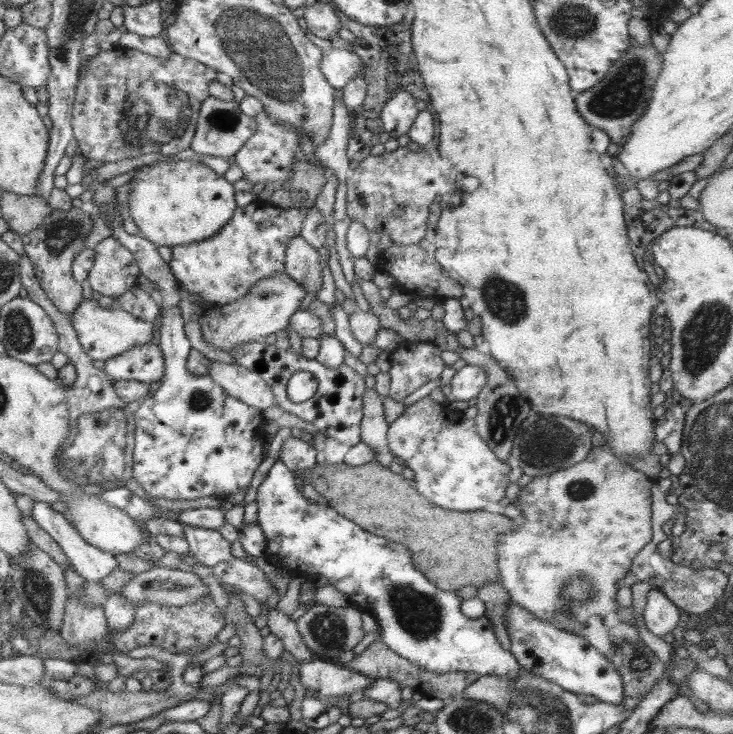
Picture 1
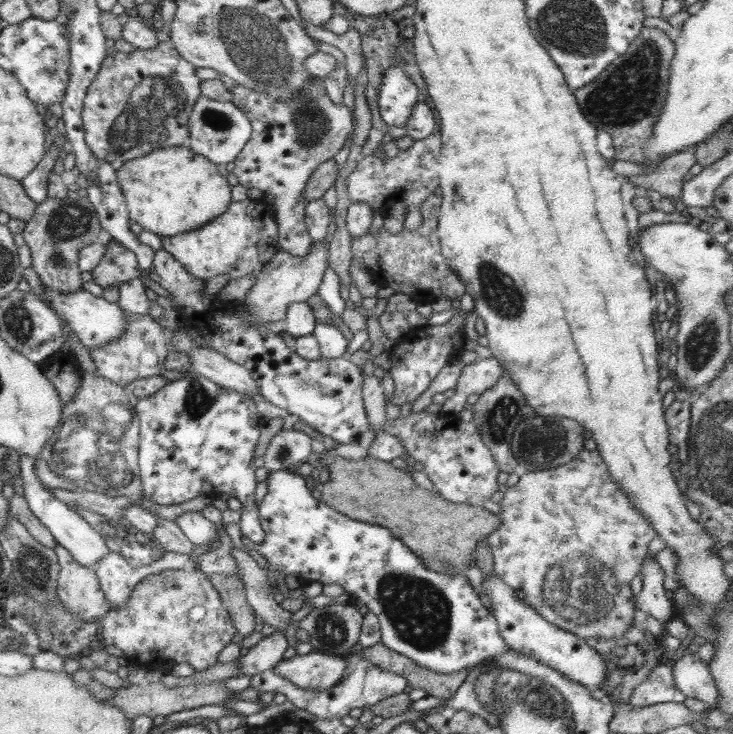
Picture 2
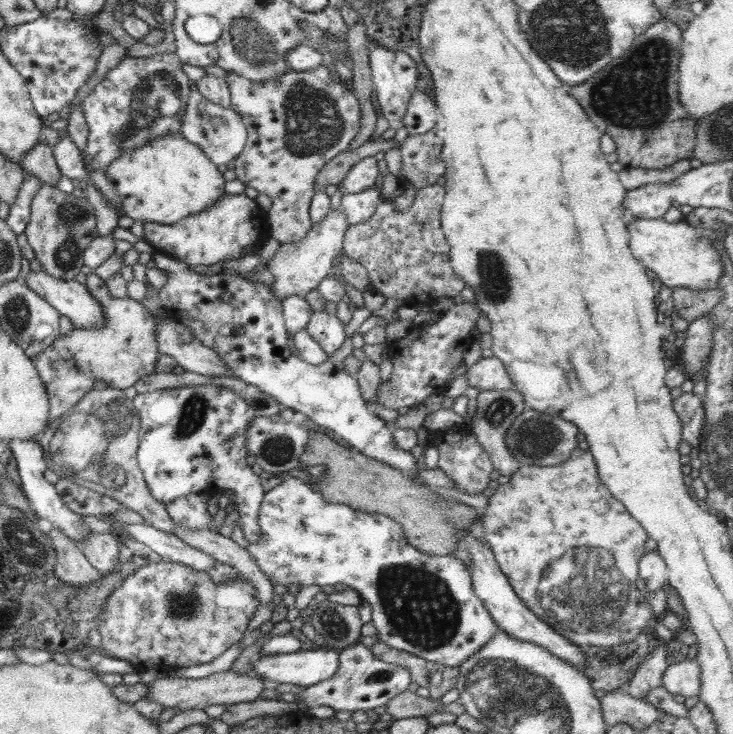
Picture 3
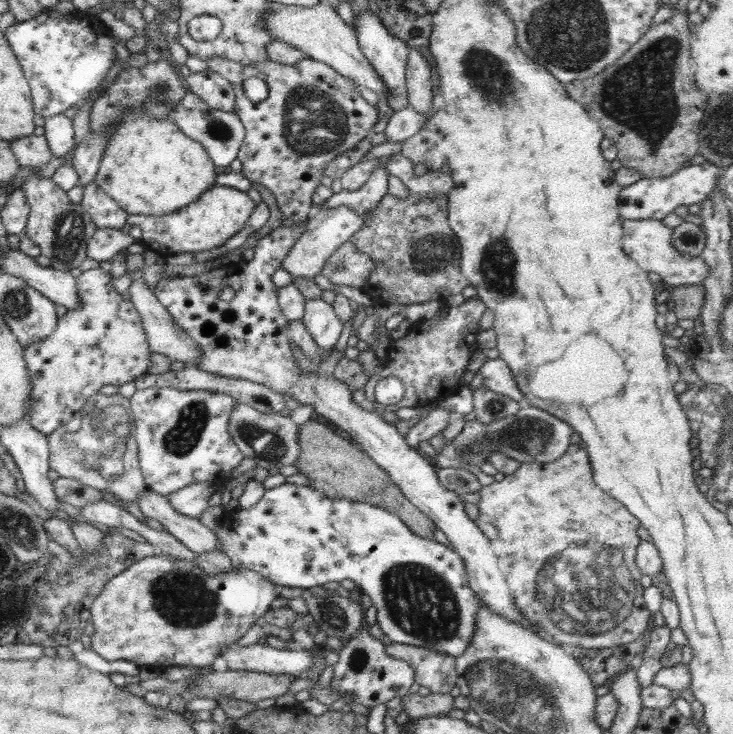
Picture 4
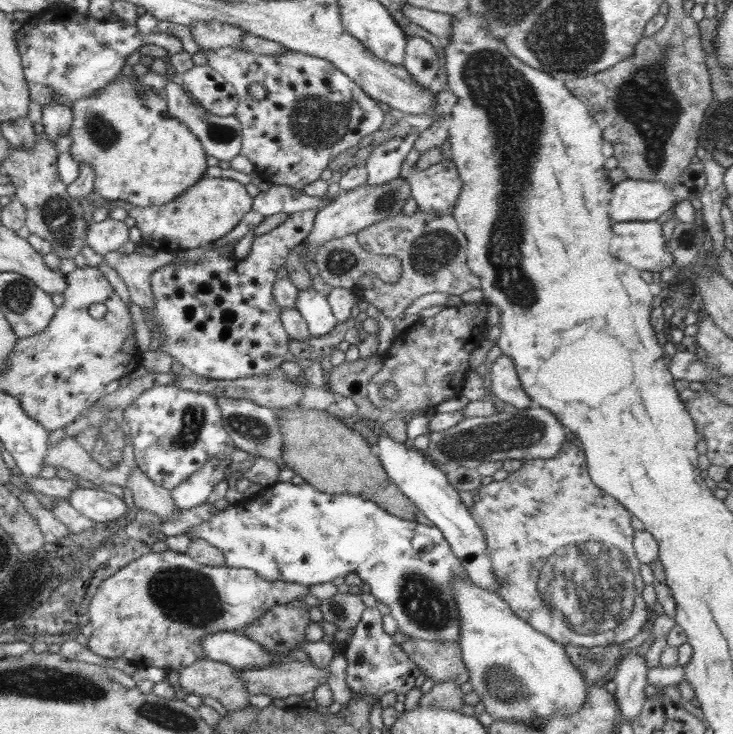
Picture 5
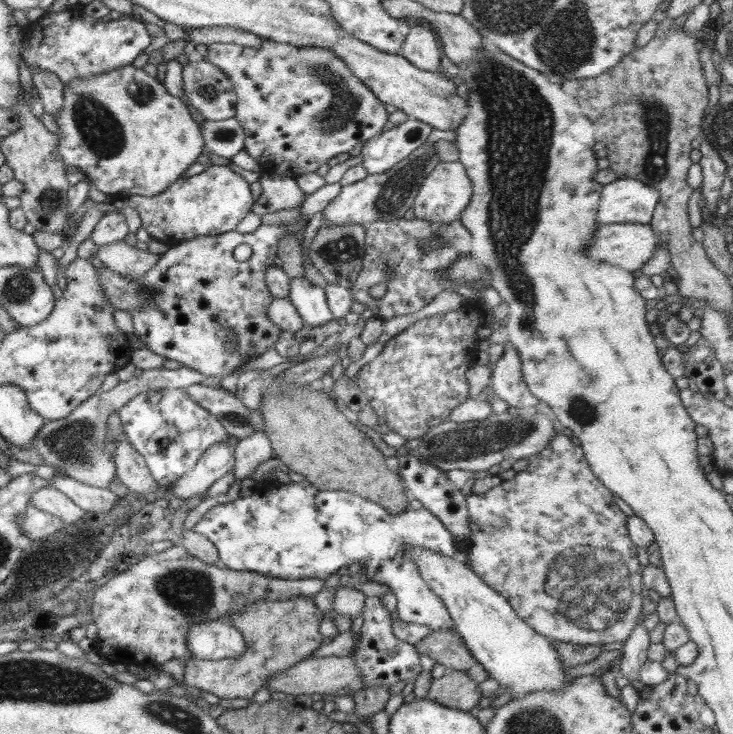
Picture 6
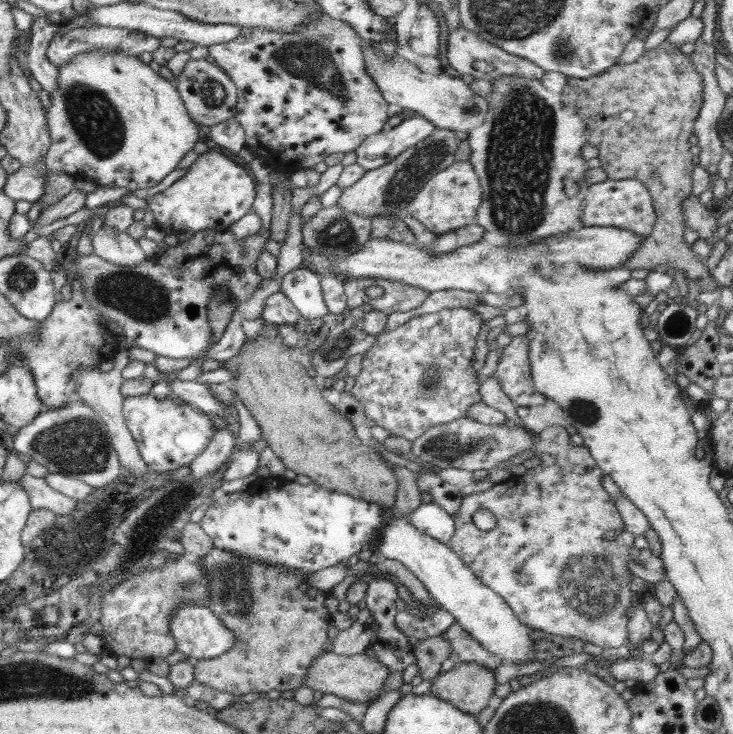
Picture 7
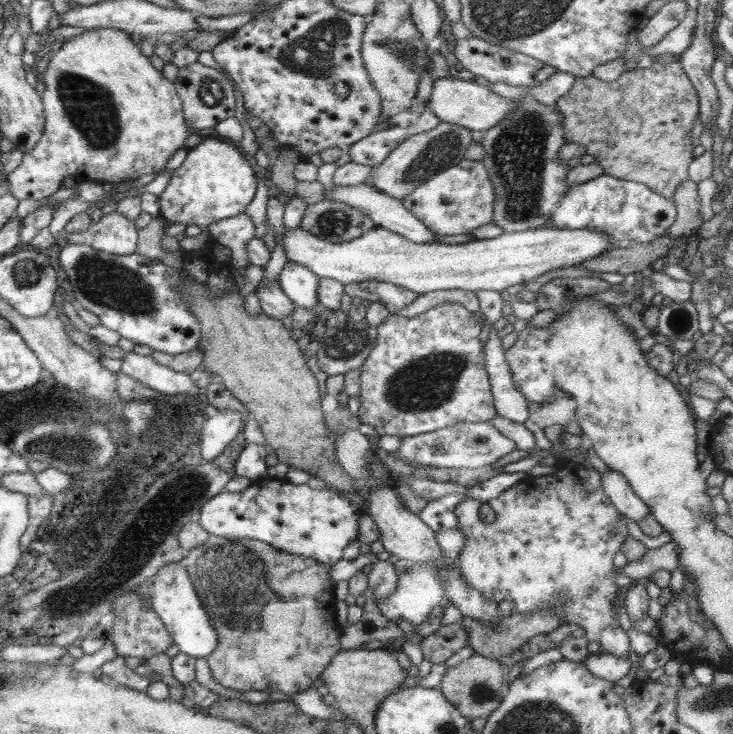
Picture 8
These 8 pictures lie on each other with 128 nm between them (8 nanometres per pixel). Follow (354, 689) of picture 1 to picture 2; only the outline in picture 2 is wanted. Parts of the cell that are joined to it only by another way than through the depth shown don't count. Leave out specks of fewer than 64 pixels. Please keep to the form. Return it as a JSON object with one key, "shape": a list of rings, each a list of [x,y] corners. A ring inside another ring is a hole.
{"shape":[[[312,650],[306,655],[295,655],[293,658],[288,658],[288,660],[282,660],[273,669],[273,672],[298,688],[324,691],[336,685],[343,676],[346,676],[345,669],[345,658],[337,658],[336,655]]]}

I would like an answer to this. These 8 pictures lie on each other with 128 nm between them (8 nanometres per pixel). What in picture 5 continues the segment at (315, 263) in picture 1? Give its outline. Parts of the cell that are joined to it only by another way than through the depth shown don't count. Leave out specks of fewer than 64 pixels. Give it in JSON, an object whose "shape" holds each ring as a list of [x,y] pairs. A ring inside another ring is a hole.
{"shape":[[[232,46],[208,50],[205,54],[208,58],[207,66],[232,84],[239,97],[233,116],[243,129],[240,154],[252,162],[255,171],[269,184],[290,186],[302,192],[304,186],[321,178],[323,166],[328,166],[330,160],[349,148],[356,147],[364,136],[381,130],[385,120],[384,112],[377,102],[369,98],[356,82],[337,70],[328,60],[294,51],[277,56],[254,54],[244,48],[237,50]],[[254,82],[266,88],[266,96],[262,100],[255,100],[250,95],[249,87]]]}

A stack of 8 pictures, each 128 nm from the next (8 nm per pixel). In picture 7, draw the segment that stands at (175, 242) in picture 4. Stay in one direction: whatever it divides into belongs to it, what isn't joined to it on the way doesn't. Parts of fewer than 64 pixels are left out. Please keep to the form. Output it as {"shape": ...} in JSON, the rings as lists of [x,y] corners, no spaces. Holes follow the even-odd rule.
{"shape":[[[208,149],[196,158],[184,176],[167,190],[146,199],[146,202],[154,214],[157,228],[164,234],[176,235],[188,230],[198,232],[206,229],[224,232],[252,210],[256,185],[255,178],[248,174],[242,164],[216,149]]]}

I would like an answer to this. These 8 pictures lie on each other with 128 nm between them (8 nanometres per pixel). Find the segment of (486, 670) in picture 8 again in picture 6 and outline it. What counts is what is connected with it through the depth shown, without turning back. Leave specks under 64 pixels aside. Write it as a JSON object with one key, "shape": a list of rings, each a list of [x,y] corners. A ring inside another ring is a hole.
{"shape":[[[453,670],[451,674],[433,679],[427,698],[447,707],[474,713],[475,708],[478,707],[480,698],[482,698],[482,692],[478,690],[478,684],[479,682],[474,681],[468,673]]]}

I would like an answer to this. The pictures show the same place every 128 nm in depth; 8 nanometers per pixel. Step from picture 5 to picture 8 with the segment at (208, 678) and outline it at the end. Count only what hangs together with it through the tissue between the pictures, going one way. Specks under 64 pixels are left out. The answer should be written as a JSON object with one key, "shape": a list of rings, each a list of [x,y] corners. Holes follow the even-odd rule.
{"shape":[[[210,535],[205,544],[189,552],[182,559],[183,567],[218,634],[216,649],[206,658],[216,681],[224,688],[238,692],[278,691],[292,696],[308,689],[314,680],[320,678],[332,656],[342,649],[339,642],[342,629],[336,620],[336,582],[330,579],[332,565],[319,564],[316,558],[287,554],[252,538],[232,541]]]}

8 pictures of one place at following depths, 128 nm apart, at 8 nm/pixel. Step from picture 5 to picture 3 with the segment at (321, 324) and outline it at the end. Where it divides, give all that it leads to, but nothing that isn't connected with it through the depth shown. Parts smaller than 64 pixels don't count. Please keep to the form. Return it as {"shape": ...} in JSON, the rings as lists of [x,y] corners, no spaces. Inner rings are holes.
{"shape":[[[325,310],[313,311],[305,328],[322,350],[329,355],[342,346],[346,337],[345,325],[337,315],[329,314]]]}

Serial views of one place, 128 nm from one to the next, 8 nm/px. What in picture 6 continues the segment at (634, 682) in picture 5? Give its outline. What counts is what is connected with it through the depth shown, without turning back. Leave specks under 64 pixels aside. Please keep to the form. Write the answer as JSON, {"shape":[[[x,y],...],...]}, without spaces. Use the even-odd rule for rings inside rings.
{"shape":[[[638,622],[636,627],[632,629],[632,633],[628,635],[628,639],[622,644],[622,654],[620,660],[620,671],[629,680],[630,685],[632,681],[638,679],[638,672],[640,668],[647,662],[647,652],[650,642],[648,630],[643,622]]]}

